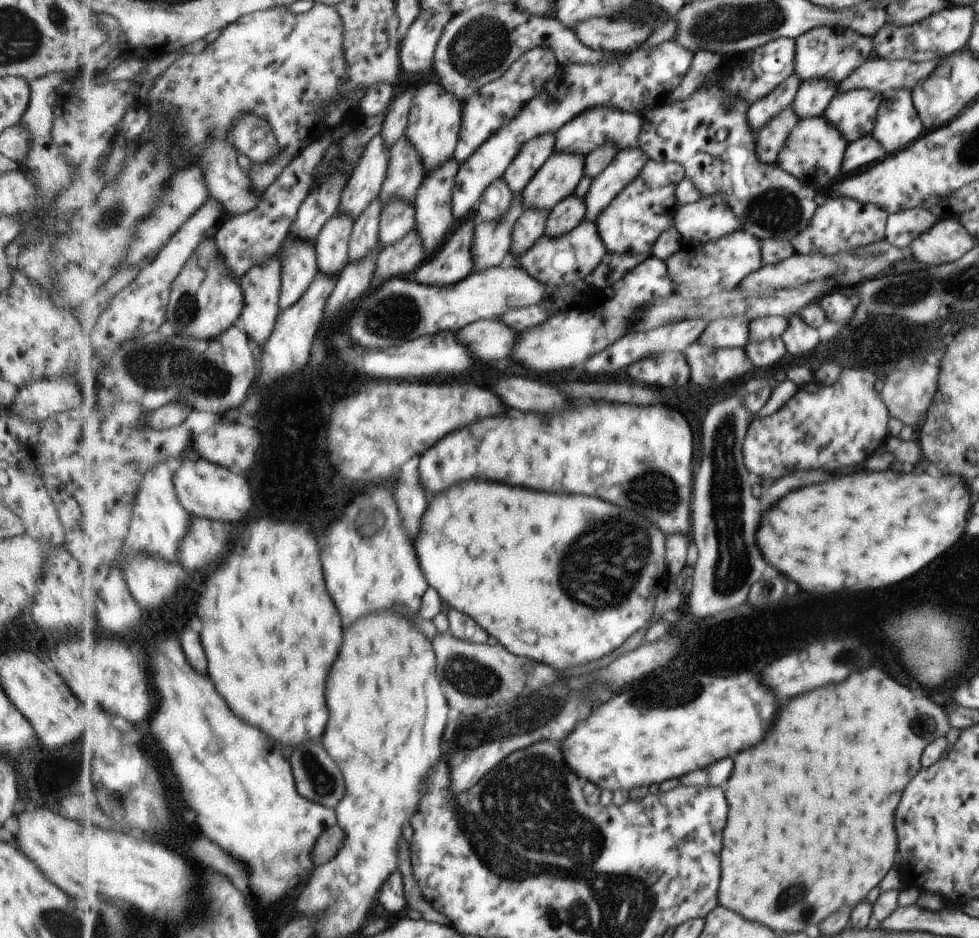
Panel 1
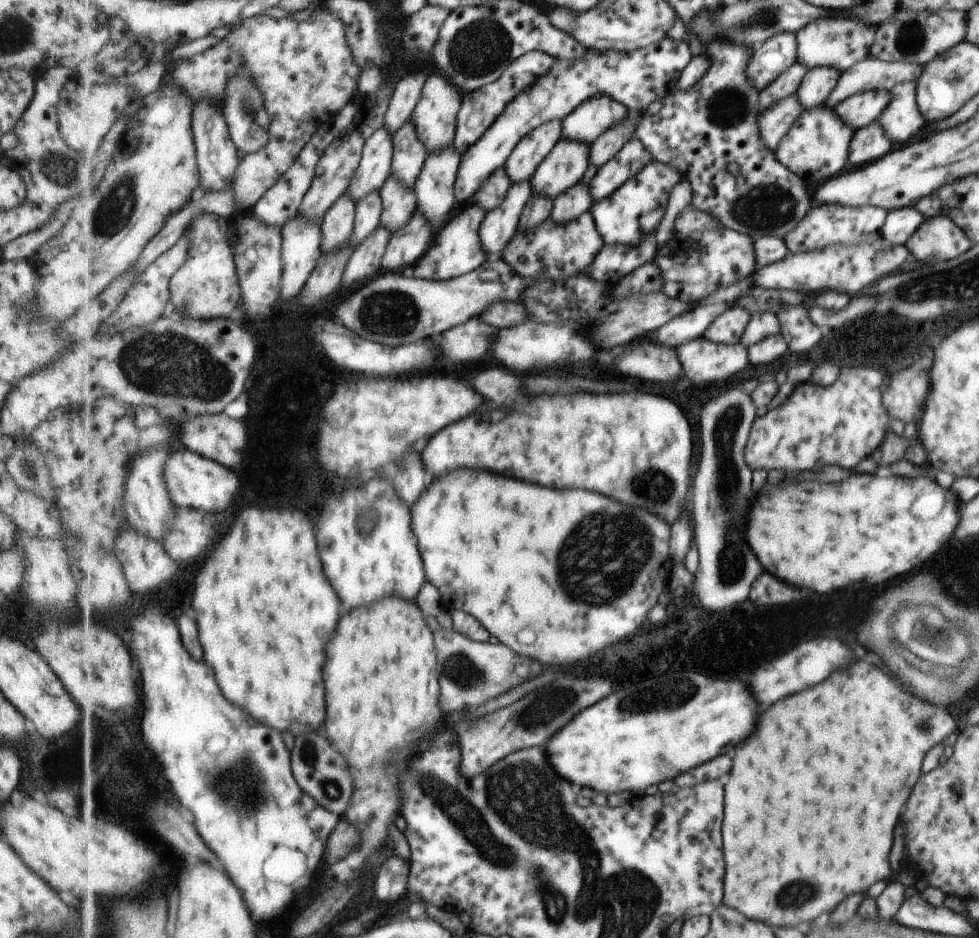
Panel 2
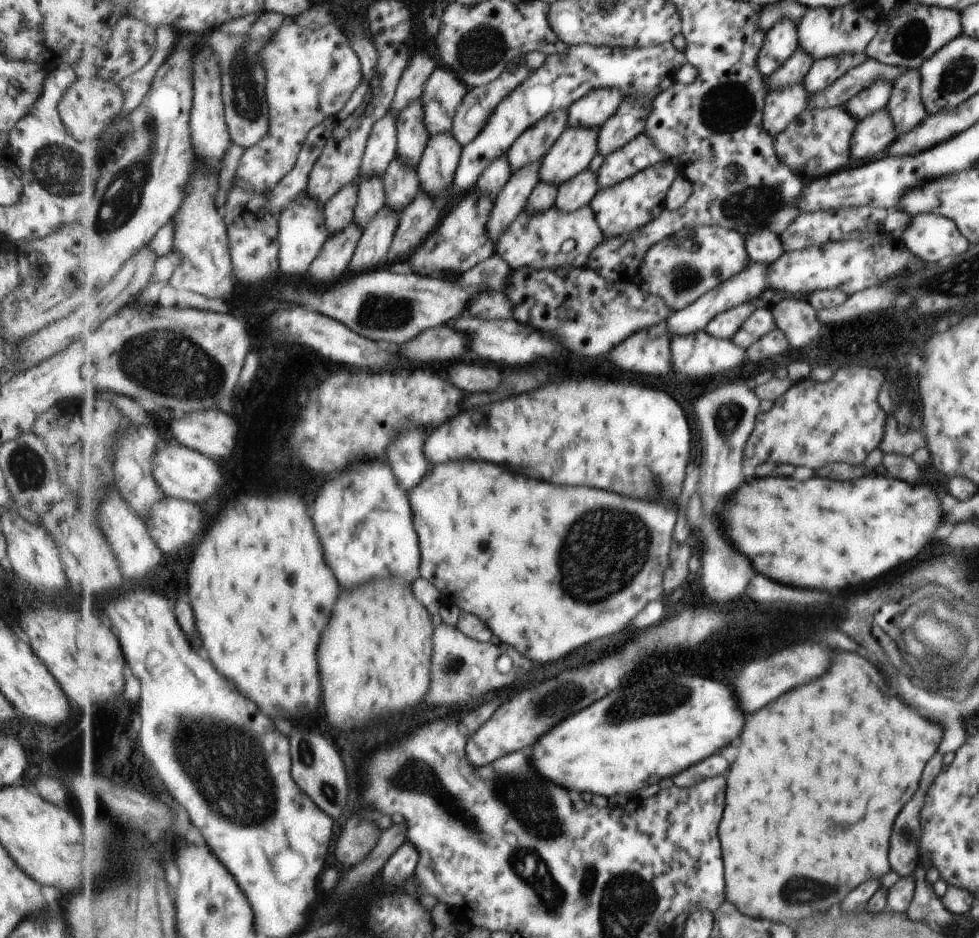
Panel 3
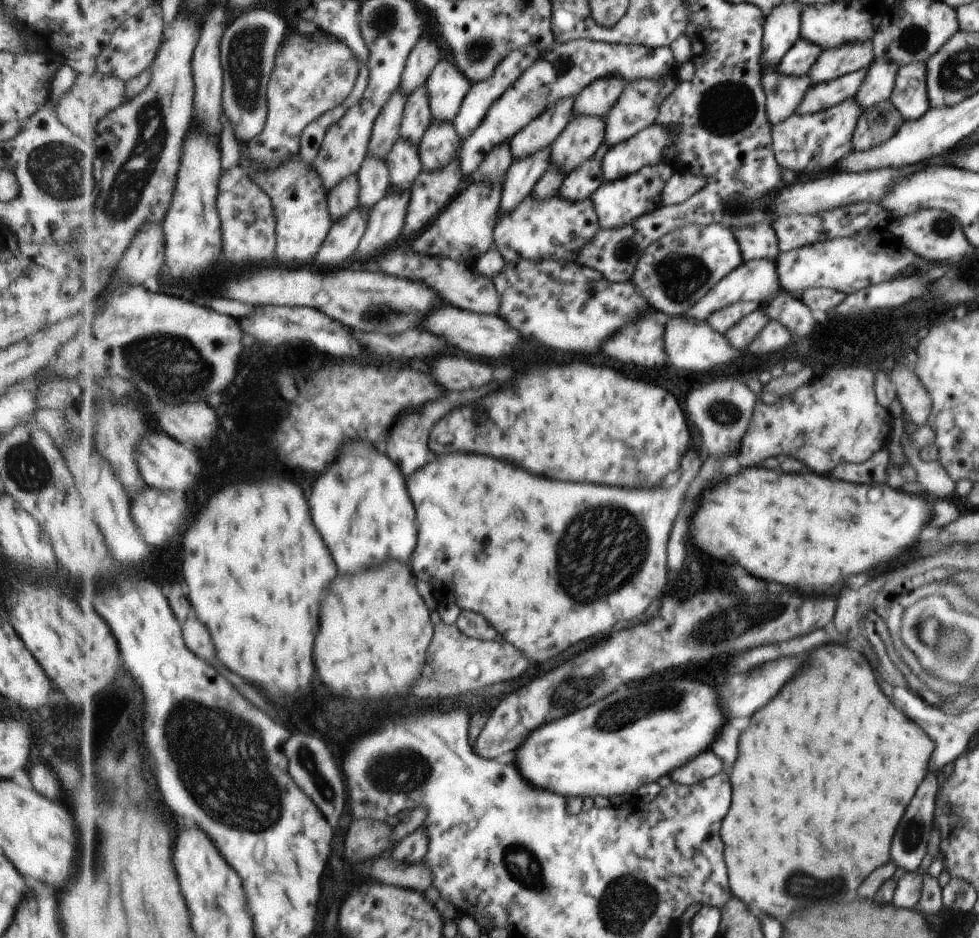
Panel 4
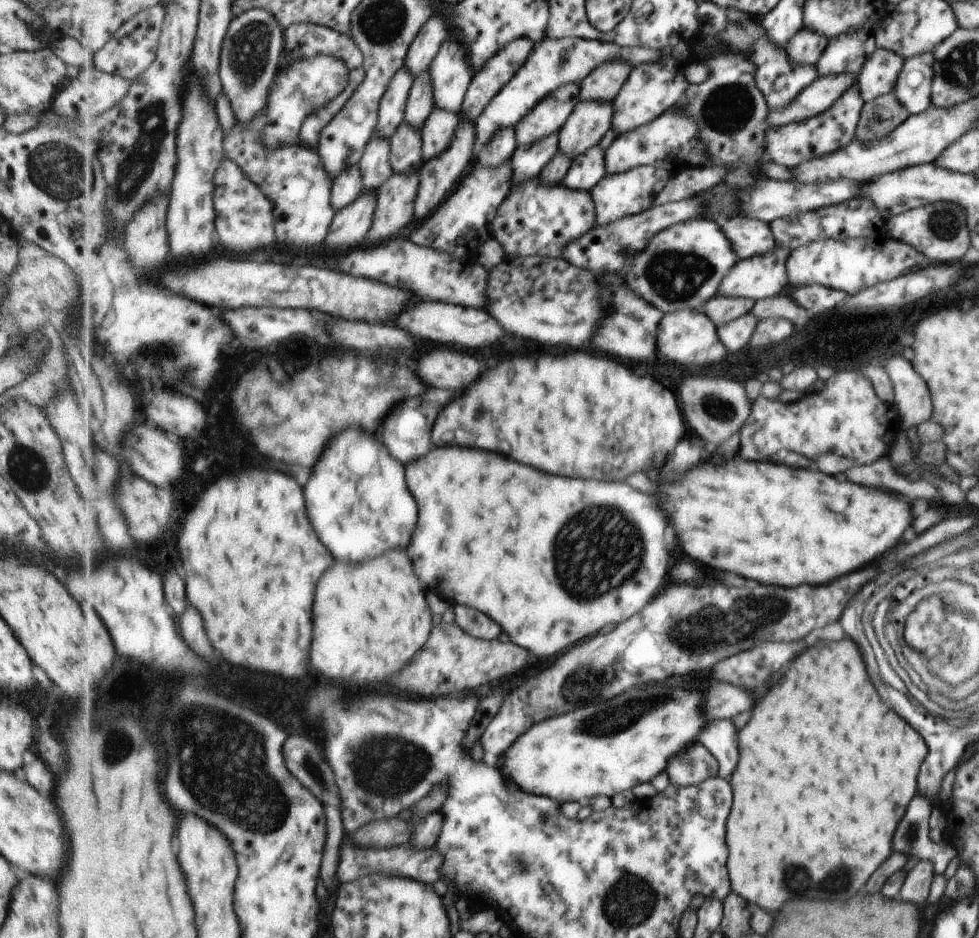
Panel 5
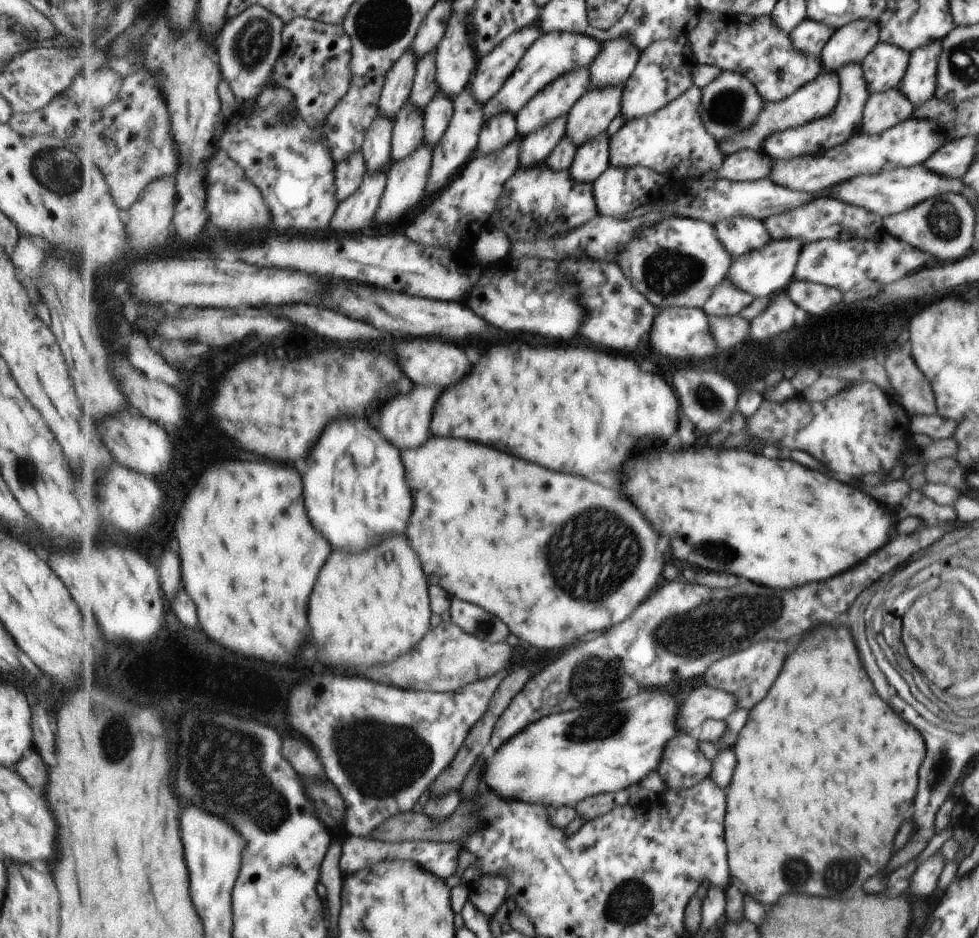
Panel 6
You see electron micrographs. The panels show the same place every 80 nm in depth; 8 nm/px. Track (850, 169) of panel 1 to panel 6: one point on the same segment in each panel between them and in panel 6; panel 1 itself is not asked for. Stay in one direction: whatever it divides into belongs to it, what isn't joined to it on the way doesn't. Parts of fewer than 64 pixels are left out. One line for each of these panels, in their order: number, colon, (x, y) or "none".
2: (869, 143)
3: (873, 133)
4: (877, 122)
5: (879, 116)
6: (883, 110)

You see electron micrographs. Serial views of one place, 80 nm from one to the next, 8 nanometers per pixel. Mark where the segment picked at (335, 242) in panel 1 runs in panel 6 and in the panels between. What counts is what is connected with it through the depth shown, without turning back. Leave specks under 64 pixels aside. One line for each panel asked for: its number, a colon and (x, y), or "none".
2: (338, 225)
3: (340, 210)
4: (345, 196)
5: (348, 184)
6: (350, 172)

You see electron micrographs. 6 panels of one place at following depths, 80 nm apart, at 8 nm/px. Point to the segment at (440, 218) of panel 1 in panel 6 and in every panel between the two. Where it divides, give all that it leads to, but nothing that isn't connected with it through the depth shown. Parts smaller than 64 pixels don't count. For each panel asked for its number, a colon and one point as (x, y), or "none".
2: (434, 188)
3: (441, 156)
4: (441, 142)
5: (441, 125)
6: (438, 115)

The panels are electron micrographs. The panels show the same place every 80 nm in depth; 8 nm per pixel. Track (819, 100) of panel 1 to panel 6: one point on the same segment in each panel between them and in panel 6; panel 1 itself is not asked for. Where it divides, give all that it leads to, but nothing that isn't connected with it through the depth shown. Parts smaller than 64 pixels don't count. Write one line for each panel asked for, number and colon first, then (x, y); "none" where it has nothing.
2: (813, 89)
3: (823, 72)
4: (832, 62)
5: (845, 53)
6: (851, 42)

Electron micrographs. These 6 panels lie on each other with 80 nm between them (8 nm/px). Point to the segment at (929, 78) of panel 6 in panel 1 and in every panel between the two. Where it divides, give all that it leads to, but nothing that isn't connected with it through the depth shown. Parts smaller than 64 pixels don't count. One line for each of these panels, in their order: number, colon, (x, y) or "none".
1: (896, 124)
2: (901, 118)
3: (904, 105)
4: (908, 93)
5: (912, 88)

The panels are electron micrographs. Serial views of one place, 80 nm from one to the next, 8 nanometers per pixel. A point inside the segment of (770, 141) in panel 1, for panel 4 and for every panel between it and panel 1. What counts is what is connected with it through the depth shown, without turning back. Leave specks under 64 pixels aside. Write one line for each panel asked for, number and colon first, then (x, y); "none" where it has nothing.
2: (774, 121)
3: (782, 105)
4: (782, 93)

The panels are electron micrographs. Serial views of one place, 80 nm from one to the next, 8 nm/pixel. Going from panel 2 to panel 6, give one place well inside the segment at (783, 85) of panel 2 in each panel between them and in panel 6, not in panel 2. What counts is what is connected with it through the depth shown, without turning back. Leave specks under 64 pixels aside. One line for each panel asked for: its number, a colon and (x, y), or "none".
3: (792, 71)
4: (799, 58)
5: (803, 48)
6: (809, 36)

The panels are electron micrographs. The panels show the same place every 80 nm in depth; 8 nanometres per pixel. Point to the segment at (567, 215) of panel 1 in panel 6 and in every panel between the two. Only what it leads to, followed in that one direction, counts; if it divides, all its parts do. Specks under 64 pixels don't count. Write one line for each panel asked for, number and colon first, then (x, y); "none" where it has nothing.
2: (571, 204)
3: (578, 192)
4: (580, 185)
5: (585, 173)
6: (592, 159)

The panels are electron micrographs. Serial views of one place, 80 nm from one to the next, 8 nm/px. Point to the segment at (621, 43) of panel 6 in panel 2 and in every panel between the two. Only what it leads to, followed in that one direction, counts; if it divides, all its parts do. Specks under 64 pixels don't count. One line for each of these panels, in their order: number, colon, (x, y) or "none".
2: (597, 115)
3: (593, 111)
4: (598, 98)
5: (604, 84)

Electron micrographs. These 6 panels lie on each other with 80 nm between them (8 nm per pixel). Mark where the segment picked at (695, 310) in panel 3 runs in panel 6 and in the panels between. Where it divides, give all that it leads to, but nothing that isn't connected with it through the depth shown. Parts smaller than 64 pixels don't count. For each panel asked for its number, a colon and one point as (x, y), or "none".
4: (757, 280)
5: (762, 276)
6: (767, 270)

